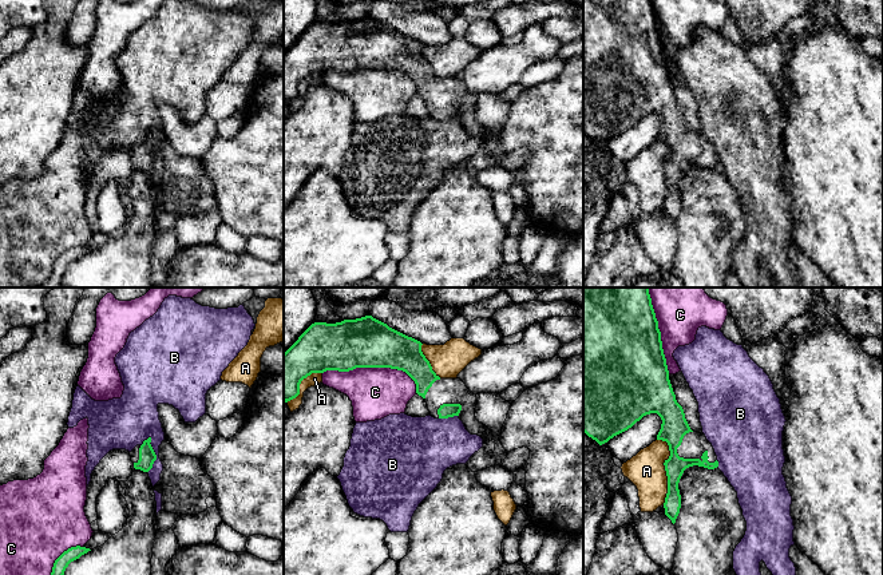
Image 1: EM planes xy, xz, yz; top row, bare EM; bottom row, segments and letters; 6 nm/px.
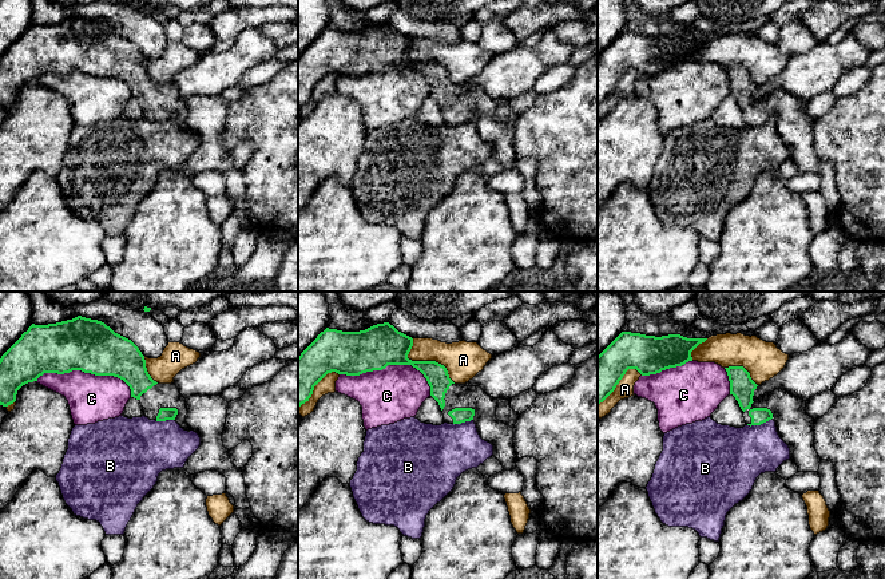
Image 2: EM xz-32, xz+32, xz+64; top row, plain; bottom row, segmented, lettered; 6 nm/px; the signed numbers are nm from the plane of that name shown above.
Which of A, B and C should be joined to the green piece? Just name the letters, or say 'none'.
none

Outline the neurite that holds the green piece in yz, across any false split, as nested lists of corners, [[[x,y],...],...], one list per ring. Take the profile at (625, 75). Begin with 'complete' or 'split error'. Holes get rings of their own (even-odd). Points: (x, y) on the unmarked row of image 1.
split error | [[[583,0],[583,132],[602,146],[650,114],[661,118],[657,140],[666,142],[670,151],[664,163],[668,177],[664,209],[674,225],[684,171],[693,166],[717,168],[714,150],[704,134],[690,130],[676,100],[652,0]]]

